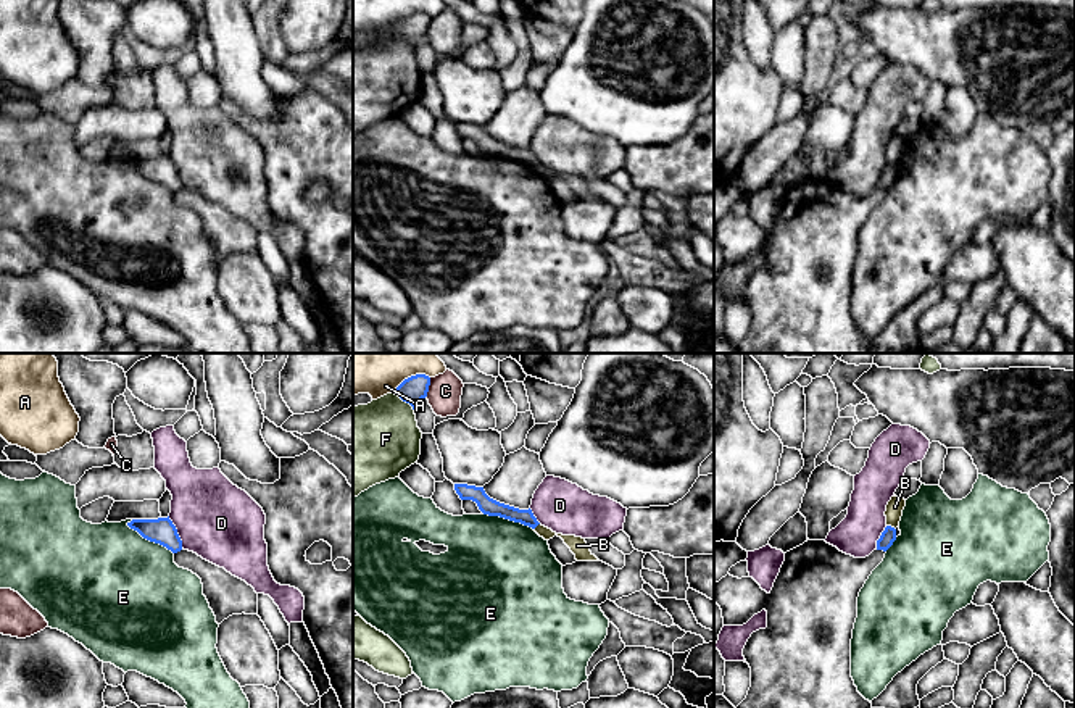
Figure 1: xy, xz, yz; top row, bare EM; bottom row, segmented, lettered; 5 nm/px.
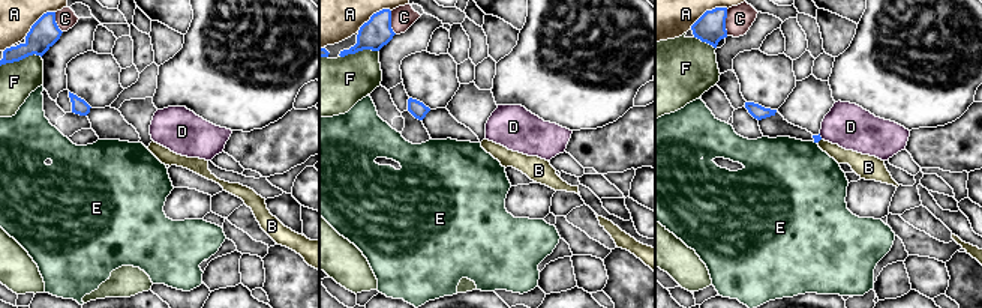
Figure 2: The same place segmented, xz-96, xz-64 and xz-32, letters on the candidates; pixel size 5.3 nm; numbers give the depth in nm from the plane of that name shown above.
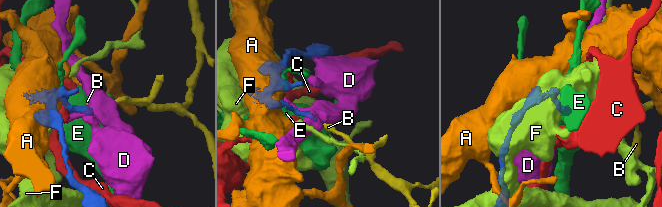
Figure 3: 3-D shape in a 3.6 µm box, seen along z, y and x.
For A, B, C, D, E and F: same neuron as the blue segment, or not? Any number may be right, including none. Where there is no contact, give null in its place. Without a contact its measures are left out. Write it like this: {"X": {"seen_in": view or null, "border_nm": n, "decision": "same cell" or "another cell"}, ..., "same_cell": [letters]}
{"A": {"seen_in": "xz", "border_nm": 200, "decision": "another cell"}, "B": {"seen_in": "yz", "border_nm": 50, "decision": "another cell"}, "C": {"seen_in": "xz", "border_nm": 100, "decision": "another cell"}, "D": {"seen_in": "xy", "border_nm": 180, "decision": "another cell"}, "E": {"seen_in": "xy", "border_nm": 280, "decision": "another cell"}, "F": {"seen_in": "xz", "border_nm": 140, "decision": "another cell"}, "same_cell": []}

